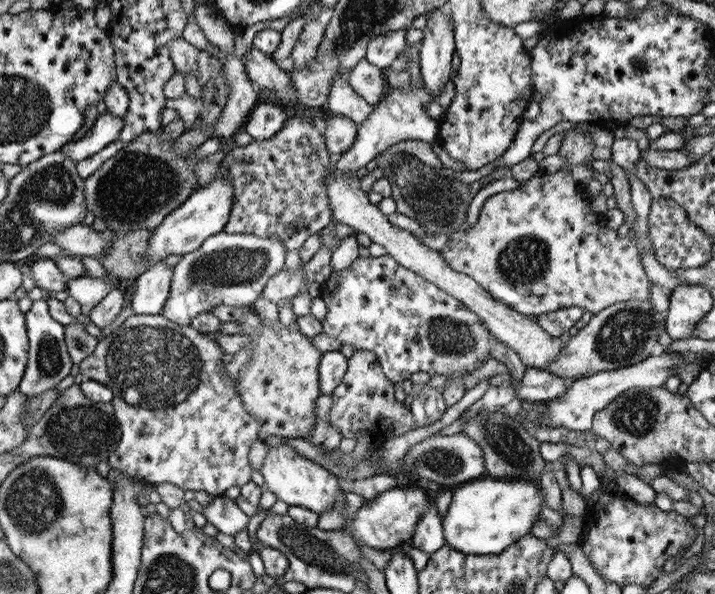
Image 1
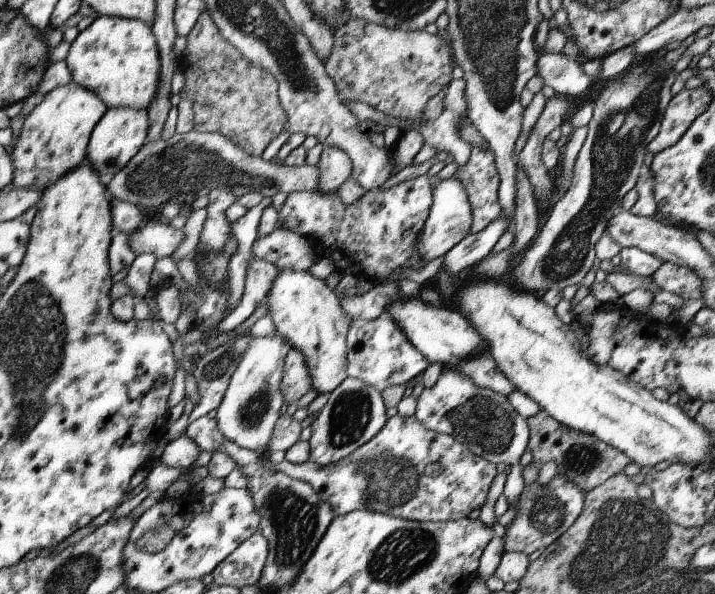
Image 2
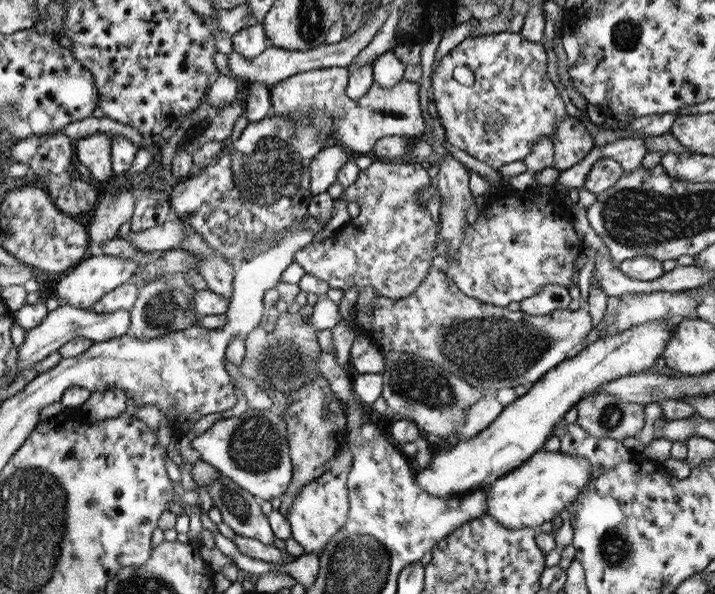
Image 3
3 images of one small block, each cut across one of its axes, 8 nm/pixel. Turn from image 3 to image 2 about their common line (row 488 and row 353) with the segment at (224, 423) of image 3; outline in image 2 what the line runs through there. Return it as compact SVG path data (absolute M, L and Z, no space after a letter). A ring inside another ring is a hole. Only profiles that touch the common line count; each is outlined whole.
M275 332L273 338L253 338L247 348L243 348L239 366L235 368L229 386L223 394L223 400L219 408L215 410L215 422L219 432L233 444L267 454L269 438L273 434L275 422L279 420L279 408L283 406L285 398L281 396L279 382L283 376L283 362L287 352L291 350L291 344L283 336Z

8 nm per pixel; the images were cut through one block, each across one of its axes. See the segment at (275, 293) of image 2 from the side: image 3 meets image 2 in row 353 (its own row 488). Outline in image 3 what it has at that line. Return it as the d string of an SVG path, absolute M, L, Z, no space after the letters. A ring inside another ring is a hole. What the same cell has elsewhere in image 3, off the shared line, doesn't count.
M335 456L329 462L329 470L315 478L313 482L305 484L291 502L289 514L285 516L289 526L291 526L291 534L293 540L297 540L305 554L307 552L319 552L329 544L329 540L345 526L347 522L347 514L349 514L349 492L347 492L347 476L349 476L349 466L347 466L347 458L345 456Z

